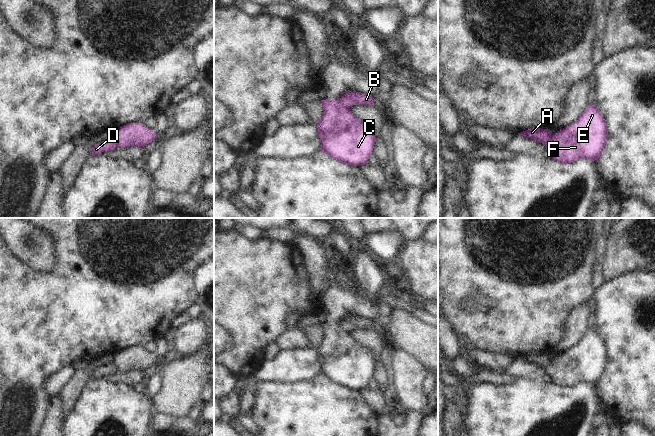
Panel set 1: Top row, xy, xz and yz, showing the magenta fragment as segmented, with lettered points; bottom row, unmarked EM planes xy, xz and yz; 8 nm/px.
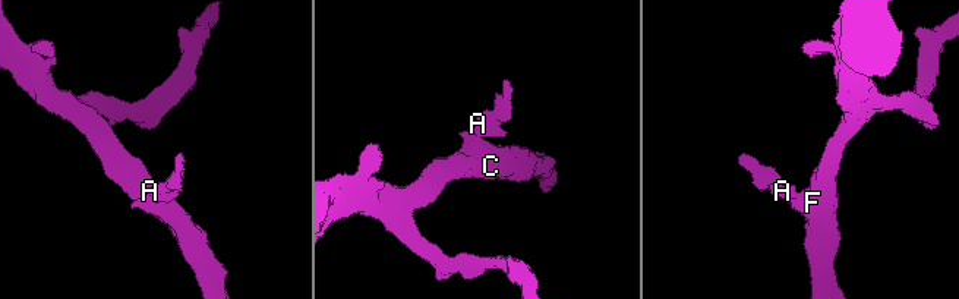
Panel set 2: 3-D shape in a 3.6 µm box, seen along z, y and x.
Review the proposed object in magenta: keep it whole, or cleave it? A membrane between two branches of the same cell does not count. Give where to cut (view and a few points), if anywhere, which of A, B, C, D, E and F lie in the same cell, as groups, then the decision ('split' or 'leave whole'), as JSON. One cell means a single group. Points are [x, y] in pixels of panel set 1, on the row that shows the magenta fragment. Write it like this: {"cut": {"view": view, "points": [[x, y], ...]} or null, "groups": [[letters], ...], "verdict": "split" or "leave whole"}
{"cut": {"view": "xz", "points": [[339, 100], [348, 108]]}, "groups": [["A", "B"], ["C", "D", "E", "F"]], "verdict": "split"}

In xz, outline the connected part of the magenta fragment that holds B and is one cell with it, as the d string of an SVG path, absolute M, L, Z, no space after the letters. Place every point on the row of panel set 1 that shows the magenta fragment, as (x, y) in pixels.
M348 91L346 94L341 96L340 102L346 108L350 108L356 104L373 106L373 96L359 92Z

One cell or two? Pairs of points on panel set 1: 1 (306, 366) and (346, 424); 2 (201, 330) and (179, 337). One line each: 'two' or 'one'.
1: two
2: one

